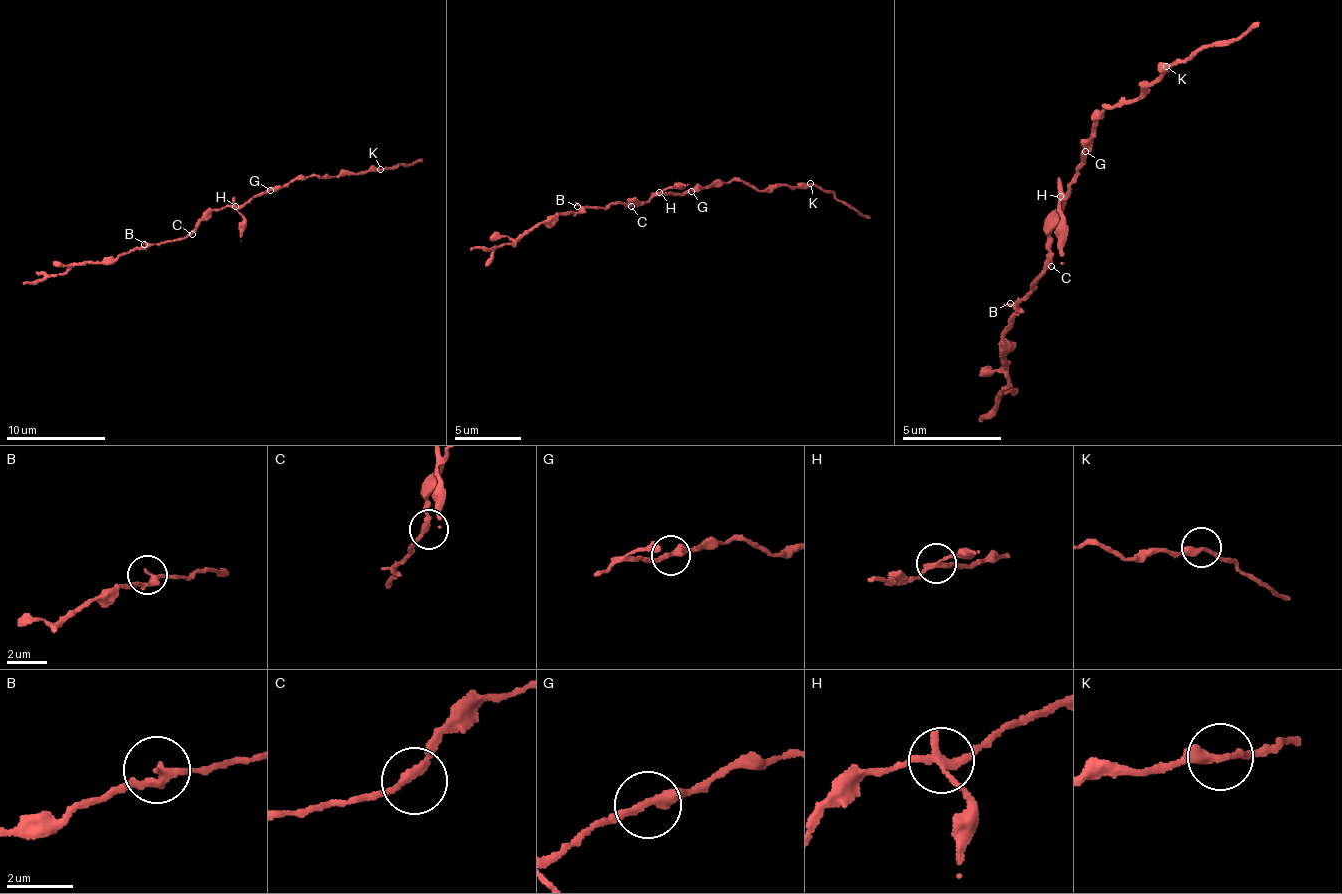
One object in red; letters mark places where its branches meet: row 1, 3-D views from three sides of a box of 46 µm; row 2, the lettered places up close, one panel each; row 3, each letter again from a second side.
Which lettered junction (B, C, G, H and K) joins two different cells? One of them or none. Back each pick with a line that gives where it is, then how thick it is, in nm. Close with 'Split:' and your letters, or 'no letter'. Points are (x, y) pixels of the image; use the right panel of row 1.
H: at (1060, 196); 220 nm thick
Split: H

